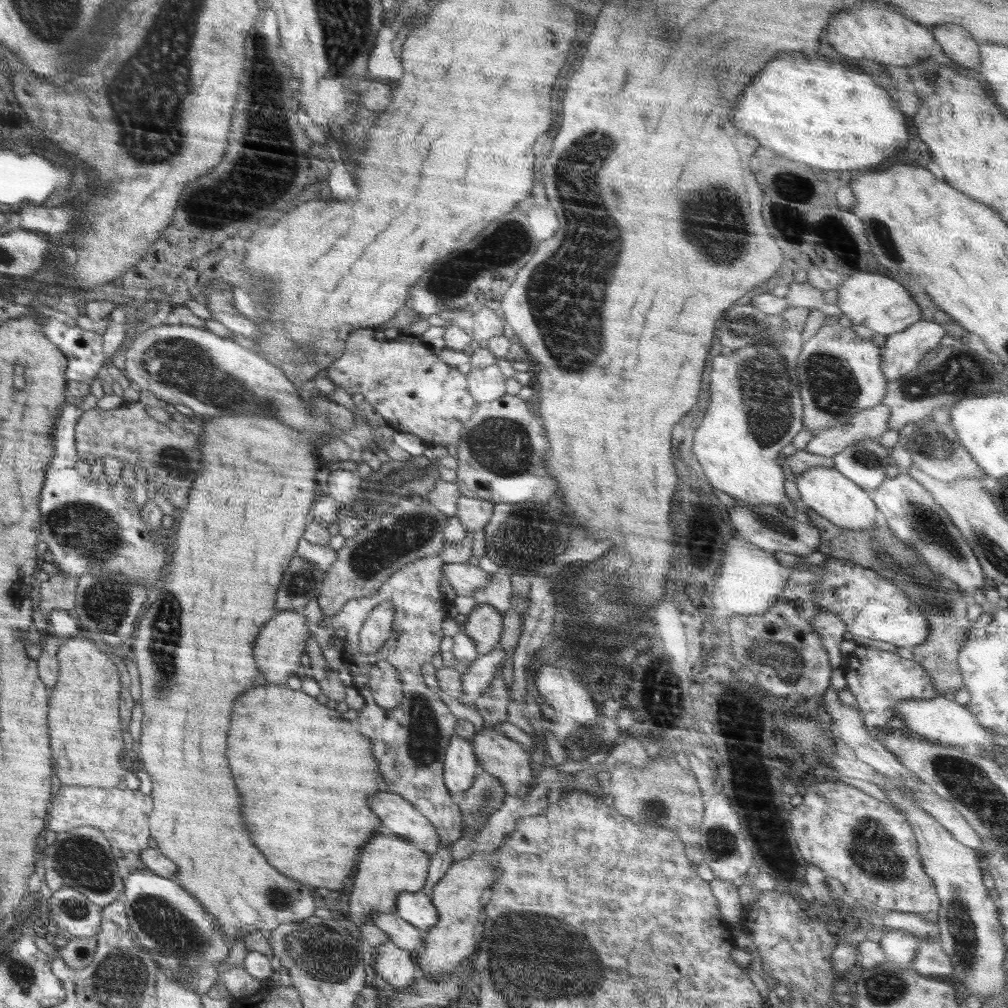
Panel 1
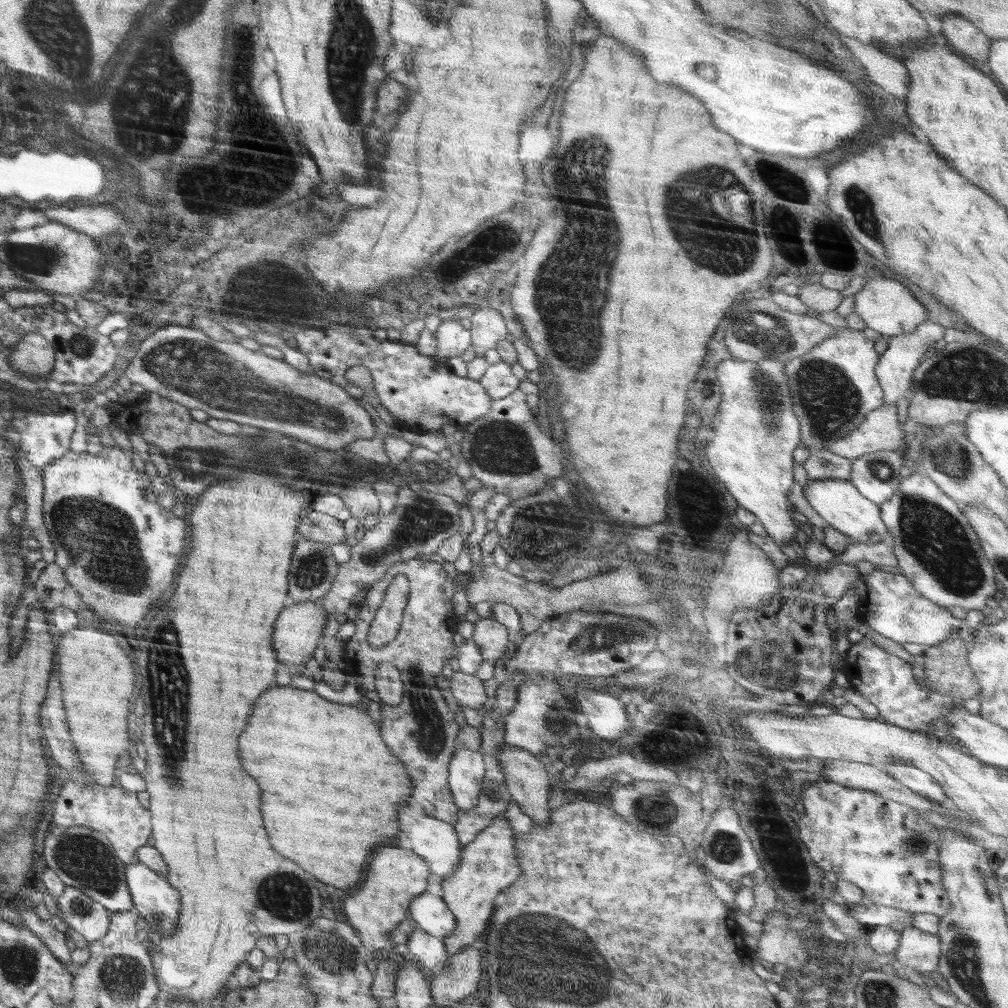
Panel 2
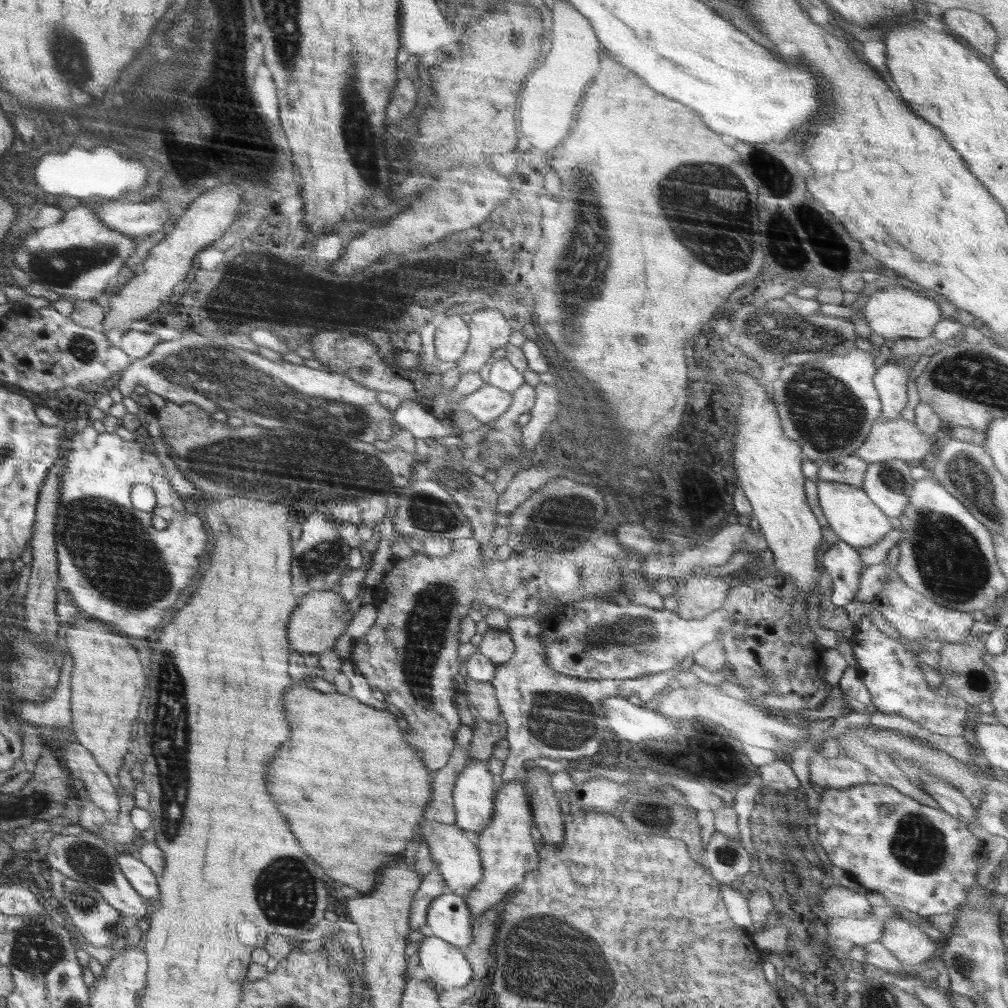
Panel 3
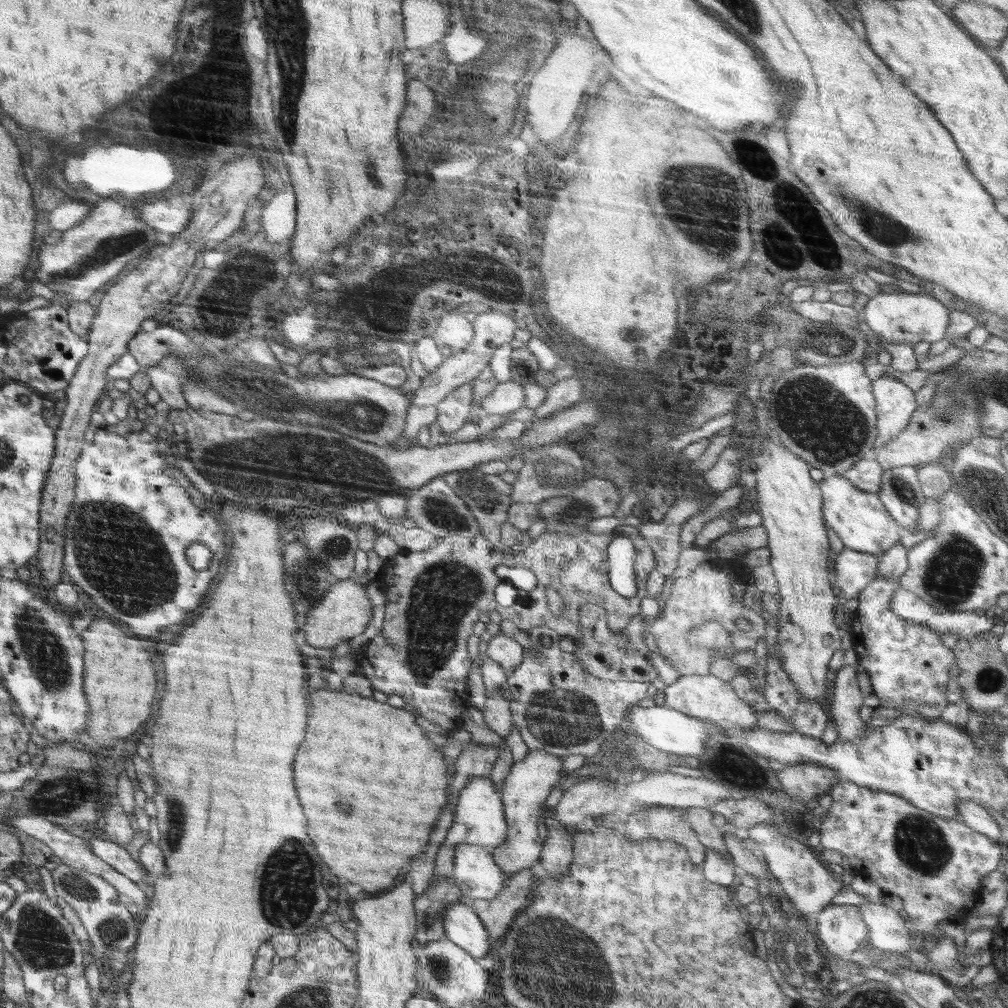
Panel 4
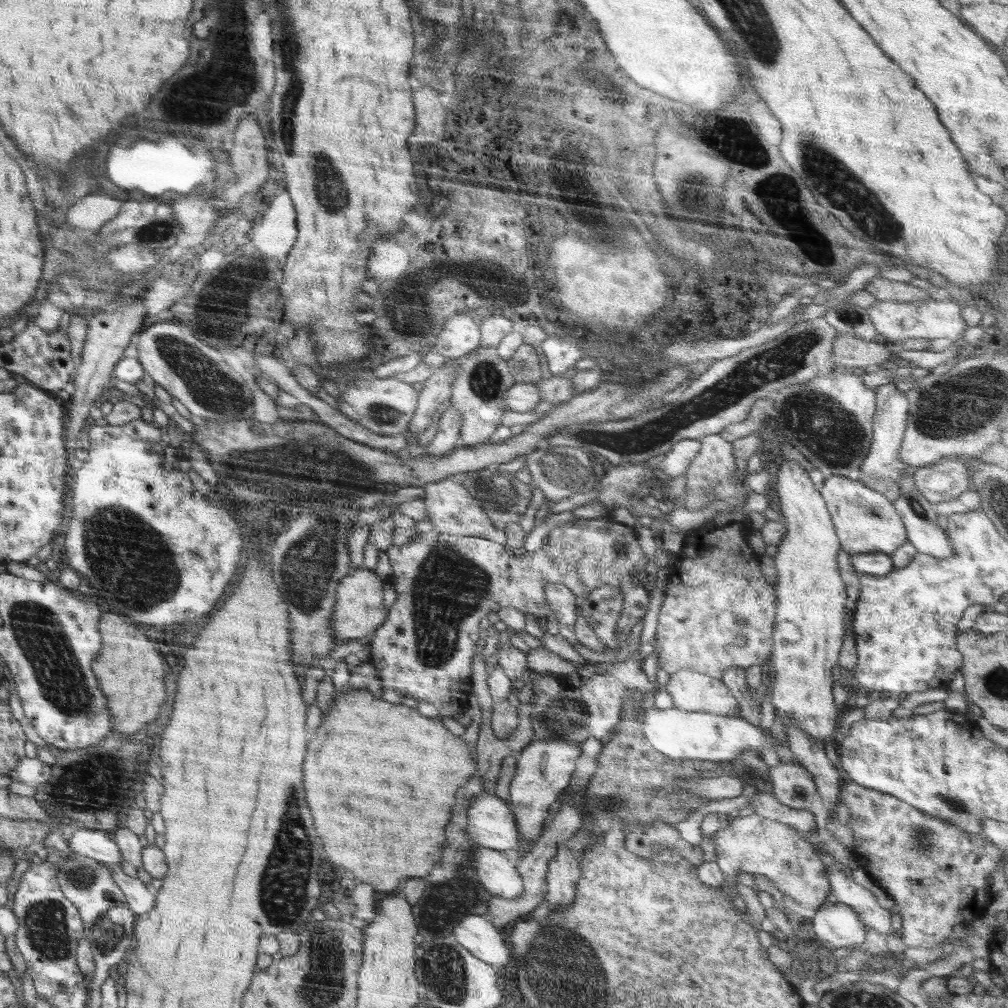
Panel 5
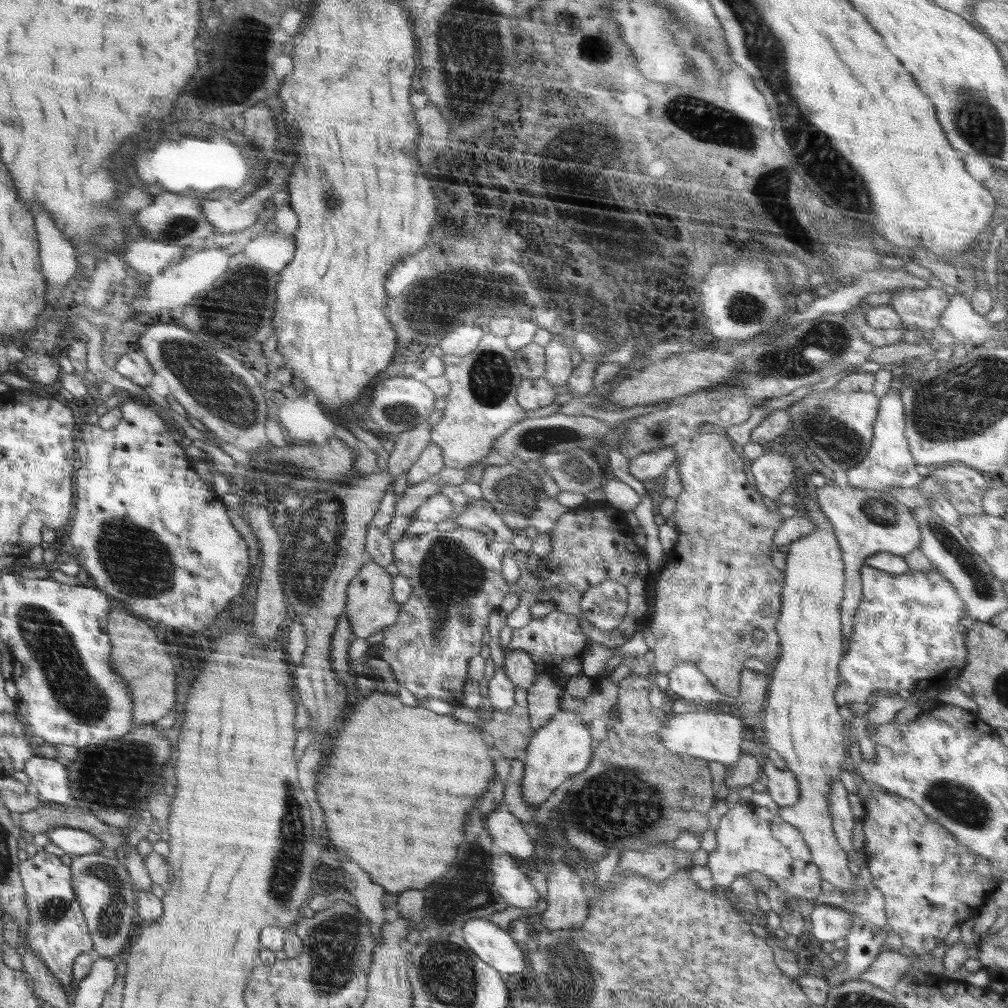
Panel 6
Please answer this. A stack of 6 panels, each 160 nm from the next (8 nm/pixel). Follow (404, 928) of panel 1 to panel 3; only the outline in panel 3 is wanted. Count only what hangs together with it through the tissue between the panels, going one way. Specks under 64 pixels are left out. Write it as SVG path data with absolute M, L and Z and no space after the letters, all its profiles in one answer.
M432 935L424 937L419 944L419 964L428 974L427 978L442 986L443 989L462 988L470 982L472 976L472 967L462 949Z

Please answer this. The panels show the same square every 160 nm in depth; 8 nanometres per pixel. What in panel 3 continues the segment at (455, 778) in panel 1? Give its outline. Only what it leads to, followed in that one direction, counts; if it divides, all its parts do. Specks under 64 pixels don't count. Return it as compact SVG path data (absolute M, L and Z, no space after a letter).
M487 761L468 763L458 774L453 788L455 824L462 830L480 834L494 812L497 778L488 770Z

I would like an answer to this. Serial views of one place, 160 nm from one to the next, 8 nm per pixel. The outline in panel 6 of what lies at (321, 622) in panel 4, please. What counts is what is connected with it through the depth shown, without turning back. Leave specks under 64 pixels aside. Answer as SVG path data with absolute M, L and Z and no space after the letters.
M370 561L362 565L358 574L350 581L343 614L352 625L352 635L355 638L368 639L373 634L383 631L388 625L396 624L400 605L392 596L392 578L385 571L385 567Z

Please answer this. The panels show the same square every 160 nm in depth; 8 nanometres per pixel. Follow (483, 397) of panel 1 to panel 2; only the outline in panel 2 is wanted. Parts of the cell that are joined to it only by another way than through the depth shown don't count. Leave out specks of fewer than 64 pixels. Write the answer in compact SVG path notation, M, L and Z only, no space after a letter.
M500 361L489 365L480 380L477 380L493 400L512 394L520 384L519 378L511 371L511 365Z

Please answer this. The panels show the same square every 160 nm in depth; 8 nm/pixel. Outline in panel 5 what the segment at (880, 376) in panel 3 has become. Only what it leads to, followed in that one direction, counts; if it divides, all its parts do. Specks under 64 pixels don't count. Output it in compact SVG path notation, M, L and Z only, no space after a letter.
M886 383L875 388L876 408L873 416L873 440L864 462L861 464L861 474L874 478L891 478L898 482L910 467L899 461L898 451L907 430L909 402L905 393L897 389L895 384Z

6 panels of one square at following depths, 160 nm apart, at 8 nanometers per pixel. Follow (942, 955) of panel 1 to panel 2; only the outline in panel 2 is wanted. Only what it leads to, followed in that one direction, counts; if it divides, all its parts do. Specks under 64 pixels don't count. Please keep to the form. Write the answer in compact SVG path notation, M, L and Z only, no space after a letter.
M914 926L904 929L900 934L895 958L905 967L914 968L921 974L936 971L941 955L938 935Z

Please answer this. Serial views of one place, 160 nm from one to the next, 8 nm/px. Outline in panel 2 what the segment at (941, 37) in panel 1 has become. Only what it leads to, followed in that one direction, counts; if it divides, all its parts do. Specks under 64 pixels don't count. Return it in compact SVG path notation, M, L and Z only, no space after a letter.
M951 14L941 18L941 31L951 48L962 55L969 62L984 62L990 52L990 40L973 21L963 16Z

